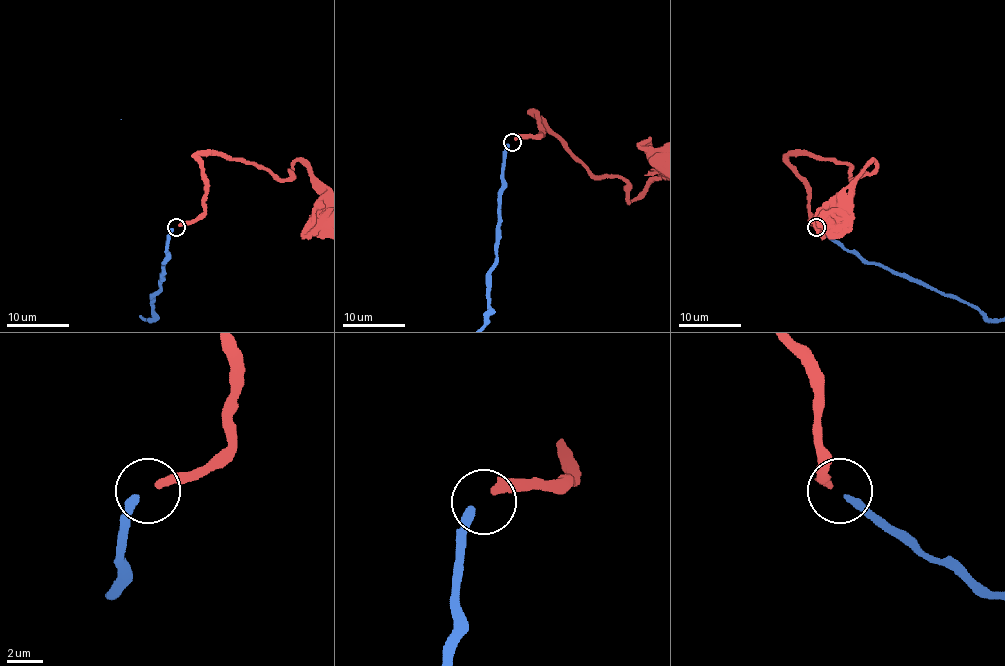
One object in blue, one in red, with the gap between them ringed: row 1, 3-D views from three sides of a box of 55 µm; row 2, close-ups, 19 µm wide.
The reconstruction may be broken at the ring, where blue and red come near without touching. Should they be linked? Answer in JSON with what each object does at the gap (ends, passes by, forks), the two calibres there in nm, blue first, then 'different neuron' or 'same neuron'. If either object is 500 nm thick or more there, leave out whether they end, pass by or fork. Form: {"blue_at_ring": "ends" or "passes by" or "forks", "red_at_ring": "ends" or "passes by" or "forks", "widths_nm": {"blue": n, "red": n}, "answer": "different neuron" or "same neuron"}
{"blue_at_ring": "ends", "red_at_ring": "ends", "widths_nm": {"blue": 420, "red": 440}, "answer": "same neuron"}

